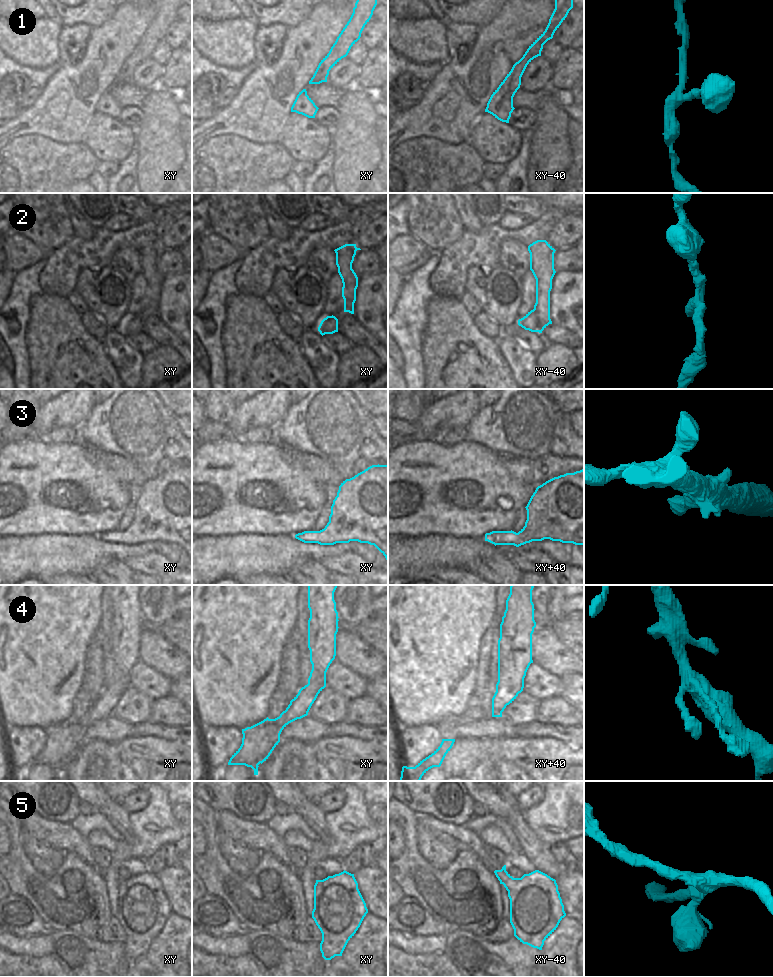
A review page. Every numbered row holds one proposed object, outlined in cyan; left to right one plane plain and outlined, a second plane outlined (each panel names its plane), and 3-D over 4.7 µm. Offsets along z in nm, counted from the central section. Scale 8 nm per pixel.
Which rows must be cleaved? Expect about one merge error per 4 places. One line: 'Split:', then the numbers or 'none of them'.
Split: none of them

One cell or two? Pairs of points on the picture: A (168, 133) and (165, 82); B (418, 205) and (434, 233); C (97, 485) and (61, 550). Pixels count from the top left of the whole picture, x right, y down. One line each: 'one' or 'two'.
A: two
B: one
C: two

